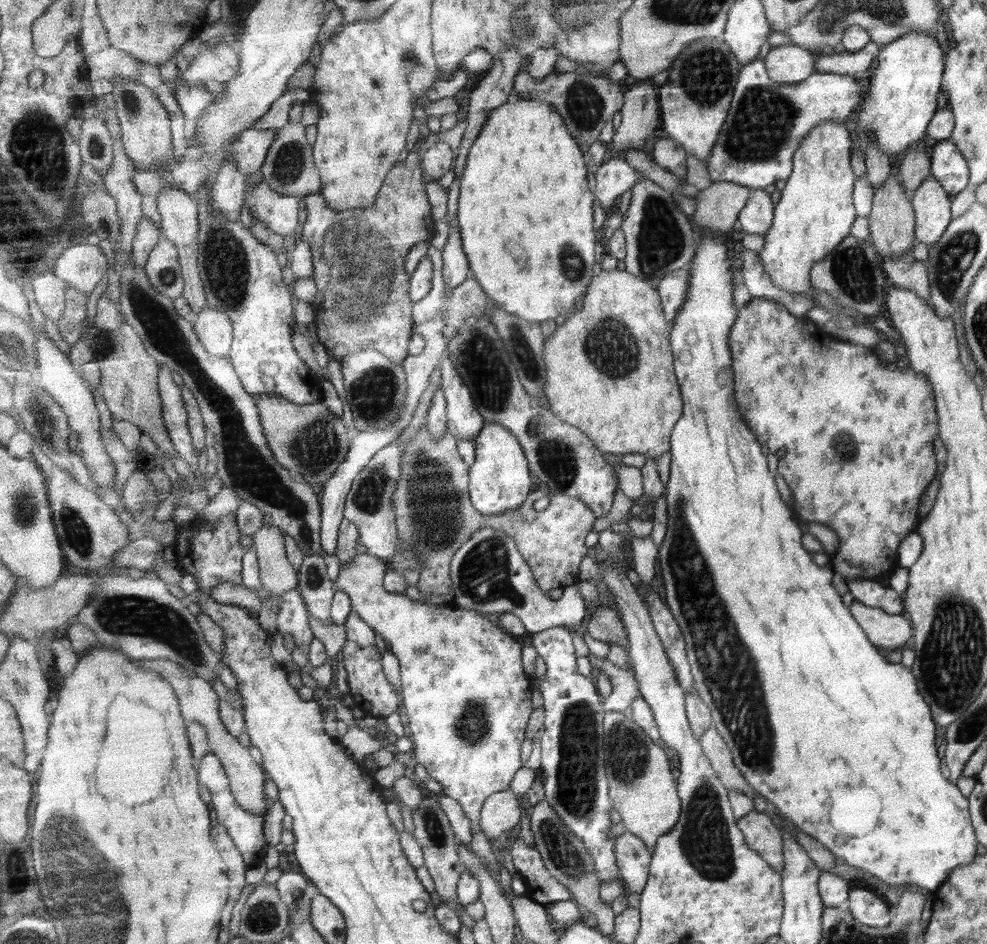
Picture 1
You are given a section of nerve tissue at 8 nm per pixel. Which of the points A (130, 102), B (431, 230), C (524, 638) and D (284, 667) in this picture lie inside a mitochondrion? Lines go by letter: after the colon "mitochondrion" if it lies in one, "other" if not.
A: mitochondrion
B: other
C: other
D: other

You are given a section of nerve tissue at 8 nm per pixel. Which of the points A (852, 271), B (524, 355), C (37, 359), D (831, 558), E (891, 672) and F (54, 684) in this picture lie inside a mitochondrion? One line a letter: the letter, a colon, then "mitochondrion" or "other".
A: mitochondrion
B: mitochondrion
C: other
D: other
E: other
F: other

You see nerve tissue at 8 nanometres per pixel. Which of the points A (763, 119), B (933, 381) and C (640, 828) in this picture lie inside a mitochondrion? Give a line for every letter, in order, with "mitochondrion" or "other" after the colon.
A: mitochondrion
B: other
C: other

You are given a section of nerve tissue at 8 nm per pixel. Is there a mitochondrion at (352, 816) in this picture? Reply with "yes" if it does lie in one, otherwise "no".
no

